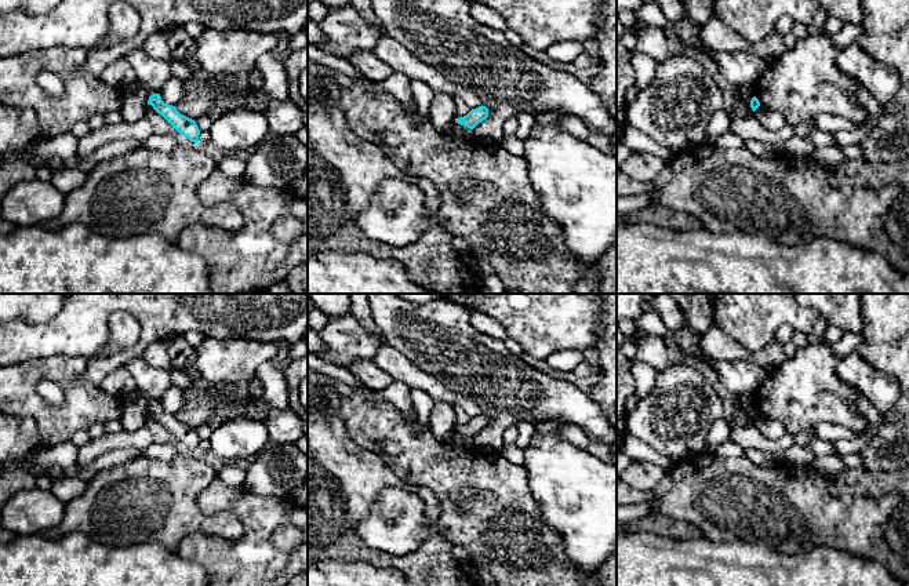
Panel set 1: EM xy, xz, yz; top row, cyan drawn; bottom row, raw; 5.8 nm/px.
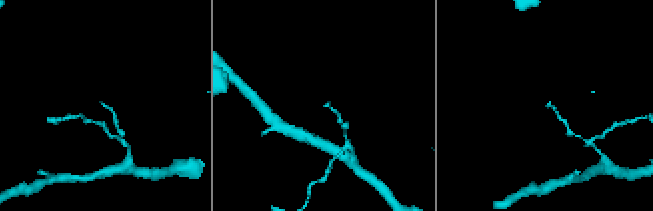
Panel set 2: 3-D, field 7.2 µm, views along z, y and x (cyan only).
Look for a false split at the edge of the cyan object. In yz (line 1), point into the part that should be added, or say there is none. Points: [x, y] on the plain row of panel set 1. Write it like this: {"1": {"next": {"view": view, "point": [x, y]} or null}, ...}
{"1": {"next": null}}

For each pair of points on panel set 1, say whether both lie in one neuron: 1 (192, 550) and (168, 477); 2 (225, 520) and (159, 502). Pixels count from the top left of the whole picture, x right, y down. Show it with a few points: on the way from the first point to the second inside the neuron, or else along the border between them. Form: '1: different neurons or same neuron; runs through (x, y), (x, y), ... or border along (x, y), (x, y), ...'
1: different neurons; border along (220, 537), (200, 532), (188, 534), (175, 552)
2: same neuron; runs through (208, 521), (196, 521), (175, 514)

